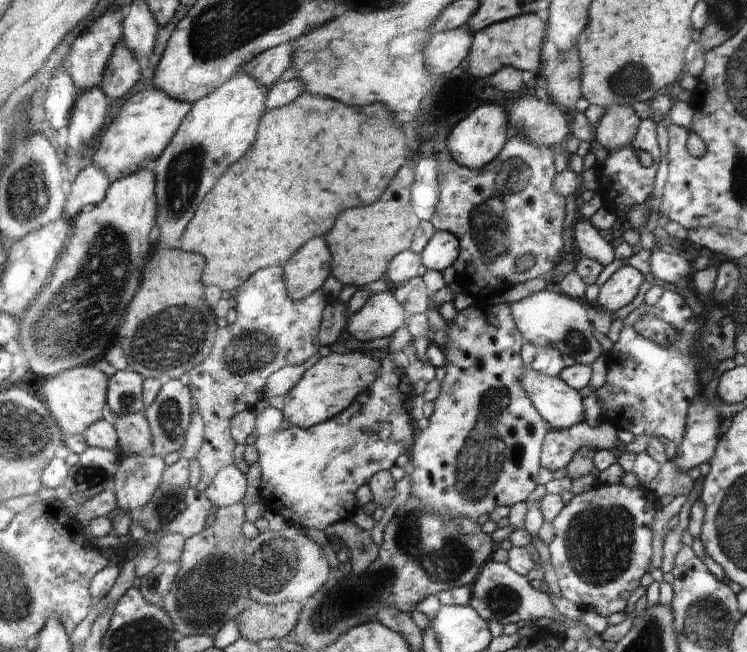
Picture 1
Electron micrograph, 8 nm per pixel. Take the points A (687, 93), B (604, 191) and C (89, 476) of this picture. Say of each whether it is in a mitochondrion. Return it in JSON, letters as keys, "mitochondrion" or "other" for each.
{"A":"other","B":"other","C":"mitochondrion"}

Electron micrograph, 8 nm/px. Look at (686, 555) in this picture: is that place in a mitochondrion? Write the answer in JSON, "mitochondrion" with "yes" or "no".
{"mitochondrion":"no"}

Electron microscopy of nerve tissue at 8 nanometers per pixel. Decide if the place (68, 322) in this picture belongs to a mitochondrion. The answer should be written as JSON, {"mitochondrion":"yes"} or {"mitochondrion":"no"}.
{"mitochondrion":"yes"}

